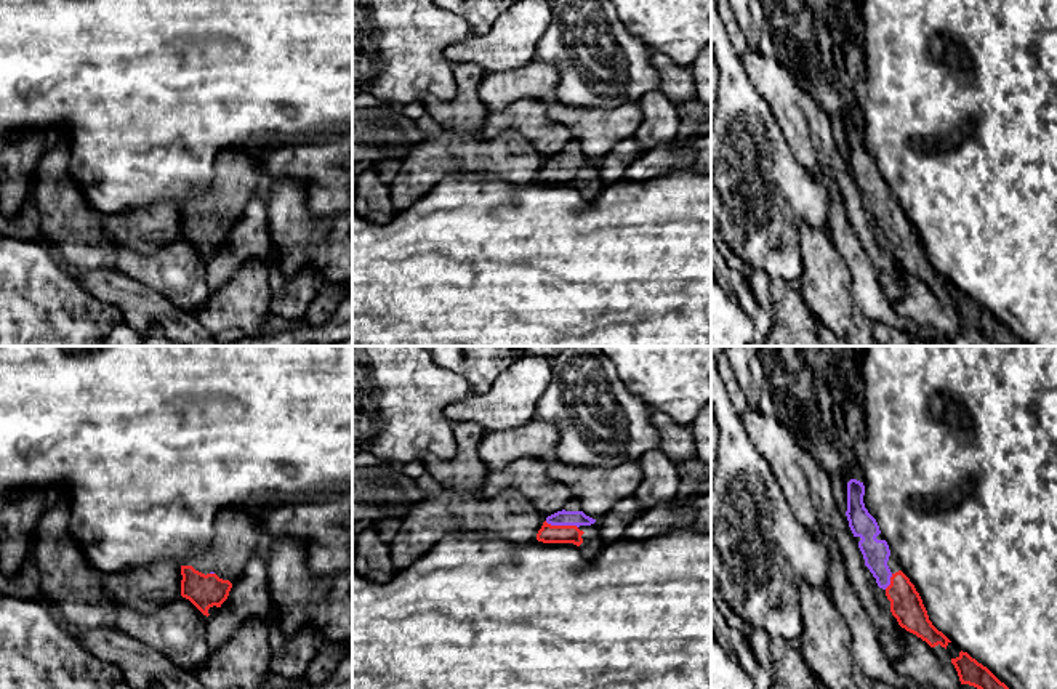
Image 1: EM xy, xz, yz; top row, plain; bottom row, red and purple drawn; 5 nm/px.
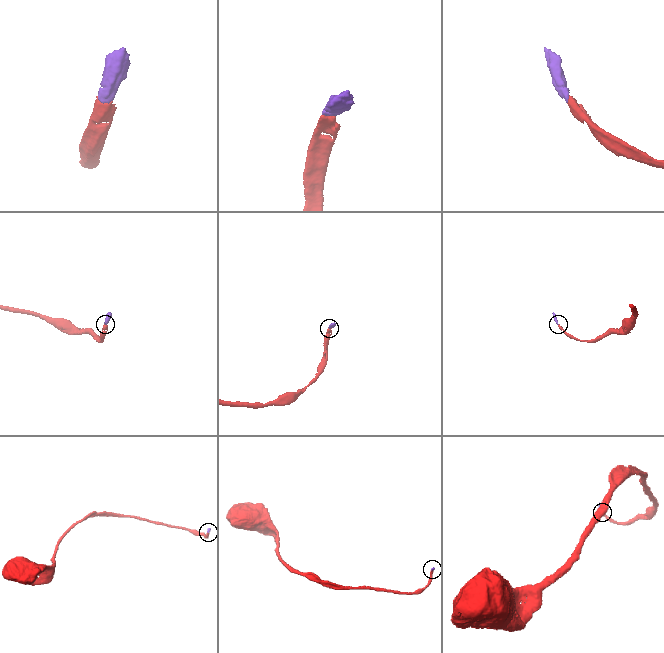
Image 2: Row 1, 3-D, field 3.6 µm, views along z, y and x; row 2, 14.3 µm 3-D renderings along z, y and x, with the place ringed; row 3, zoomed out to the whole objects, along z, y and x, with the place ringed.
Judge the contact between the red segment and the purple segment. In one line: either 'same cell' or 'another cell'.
same cell

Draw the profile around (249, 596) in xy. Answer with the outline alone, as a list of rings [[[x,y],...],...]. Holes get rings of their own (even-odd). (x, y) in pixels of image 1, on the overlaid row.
[[[253,553],[250,556],[226,602],[226,607],[219,607],[207,617],[210,651],[227,641],[240,623],[250,617],[269,622],[274,604],[267,591],[267,562],[264,554]]]

